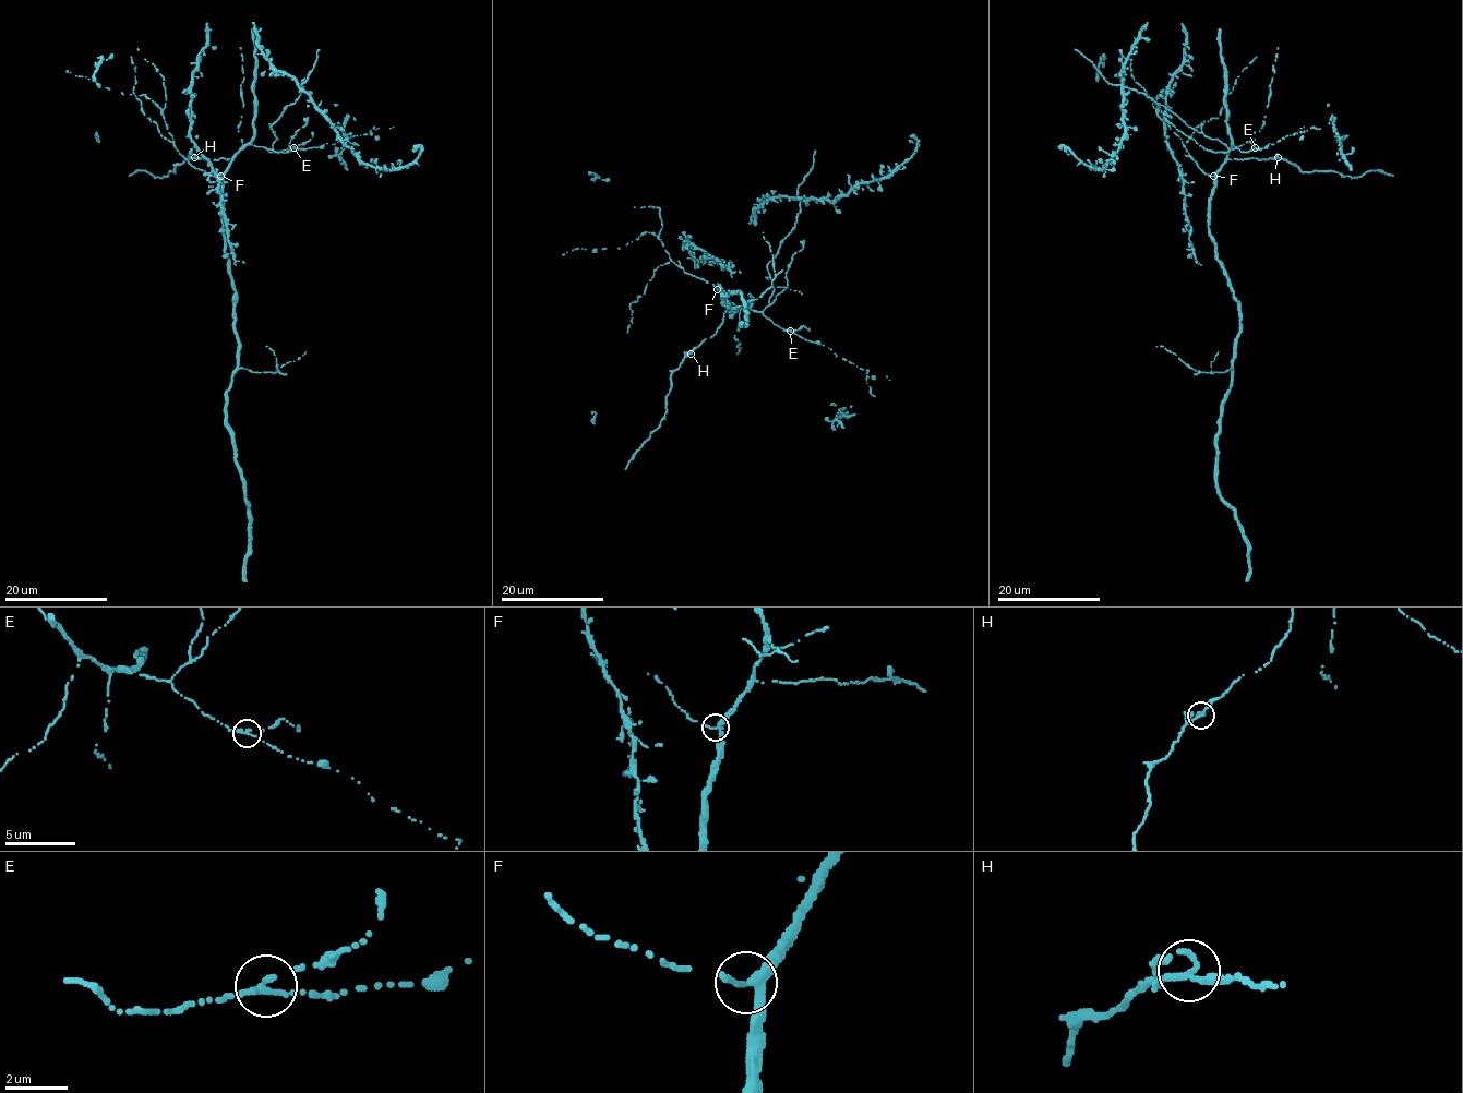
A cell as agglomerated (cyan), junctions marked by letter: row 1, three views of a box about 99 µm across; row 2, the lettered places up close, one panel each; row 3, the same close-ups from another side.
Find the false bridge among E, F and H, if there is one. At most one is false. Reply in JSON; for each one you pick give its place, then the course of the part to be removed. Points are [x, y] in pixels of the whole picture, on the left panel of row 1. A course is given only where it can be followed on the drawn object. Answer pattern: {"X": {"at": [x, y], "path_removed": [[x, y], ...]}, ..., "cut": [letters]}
{"cut": []}

